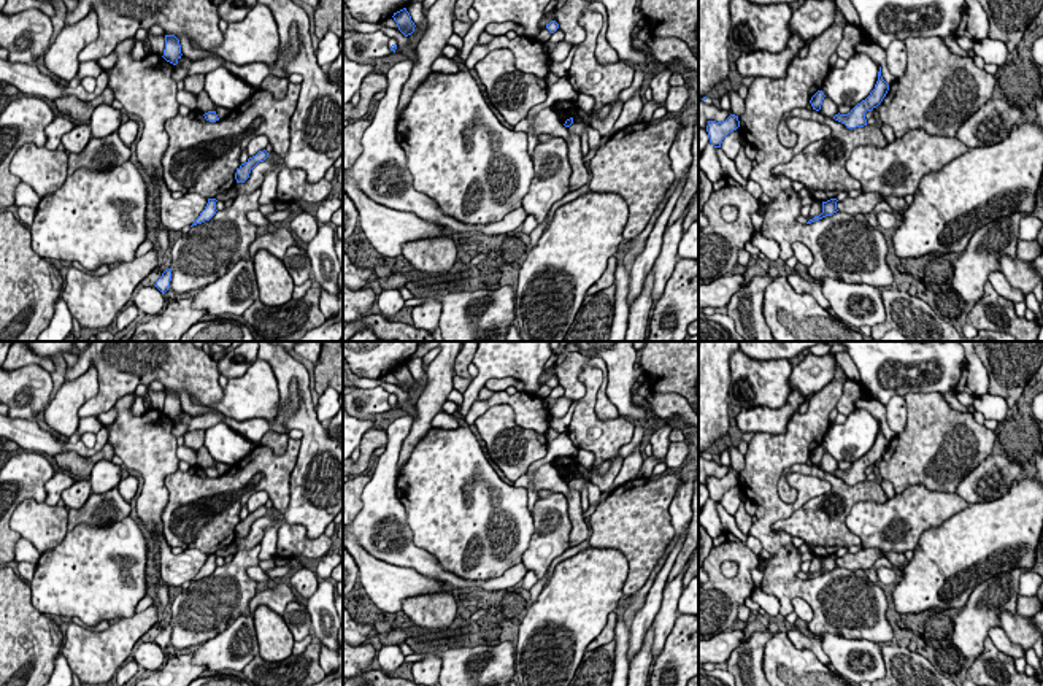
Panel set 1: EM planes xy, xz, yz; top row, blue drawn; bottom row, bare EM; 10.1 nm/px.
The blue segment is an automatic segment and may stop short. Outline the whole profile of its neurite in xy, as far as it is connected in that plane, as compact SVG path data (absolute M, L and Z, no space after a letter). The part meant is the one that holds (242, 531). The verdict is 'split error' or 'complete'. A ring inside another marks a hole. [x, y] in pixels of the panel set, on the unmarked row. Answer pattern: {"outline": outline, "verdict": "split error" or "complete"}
{"outline": "M259 507L256 511L249 513L244 519L237 524L235 535L237 538L244 538L249 534L251 526L268 513L268 508Z", "verdict": "complete"}

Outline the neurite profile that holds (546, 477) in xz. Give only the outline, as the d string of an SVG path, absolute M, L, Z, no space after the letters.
M546 462L541 467L538 467L532 476L524 473L514 481L513 486L524 488L527 491L533 488L538 492L551 491L552 494L564 494L564 495L568 495L570 491L568 483L565 483L560 478L560 473L552 462Z

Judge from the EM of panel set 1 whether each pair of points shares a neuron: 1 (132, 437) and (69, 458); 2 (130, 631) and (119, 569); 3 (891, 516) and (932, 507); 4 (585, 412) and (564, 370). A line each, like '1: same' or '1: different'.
1: different
2: different
3: same
4: different

